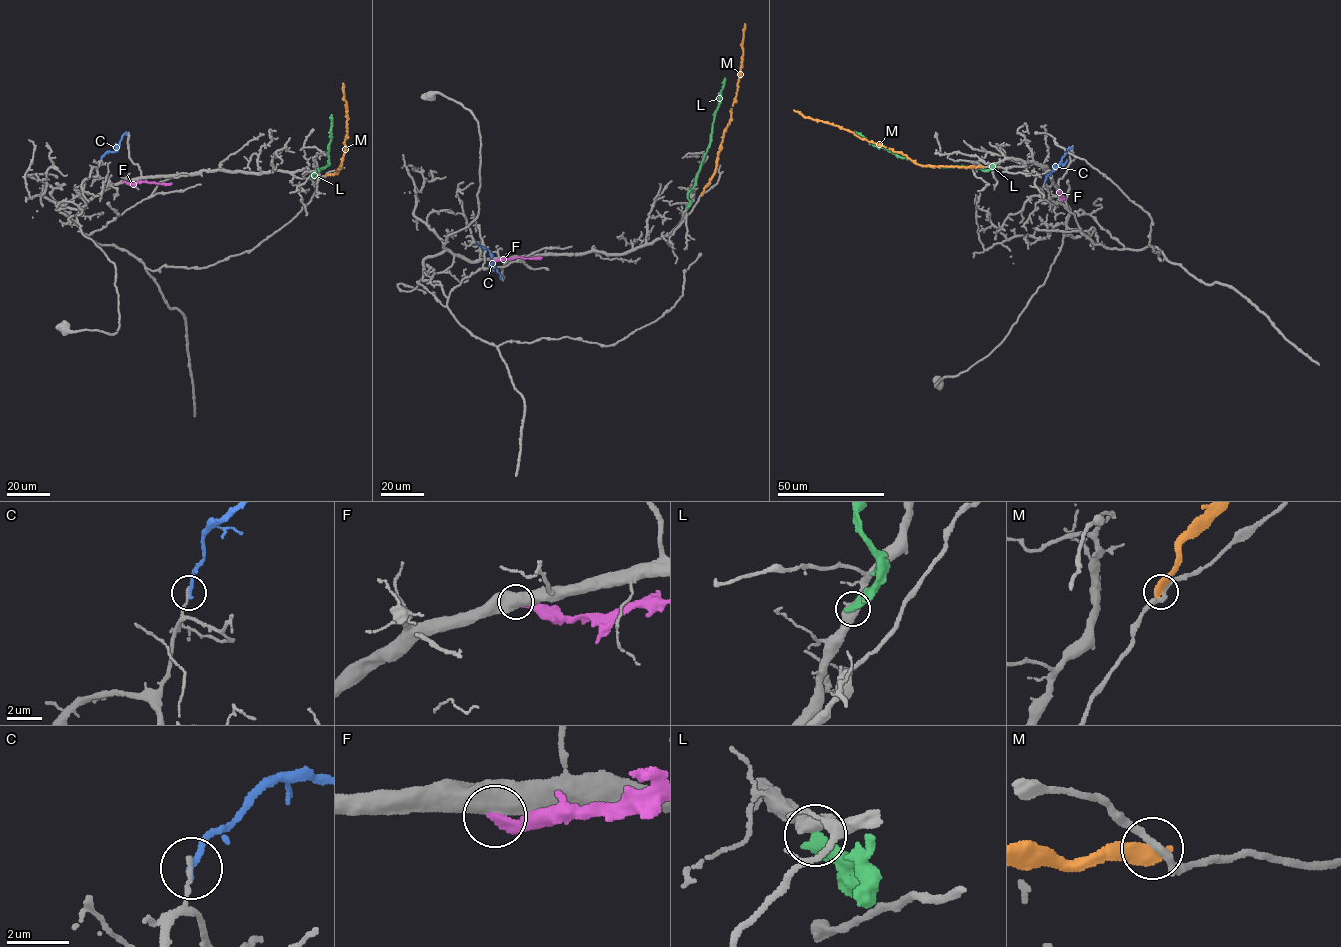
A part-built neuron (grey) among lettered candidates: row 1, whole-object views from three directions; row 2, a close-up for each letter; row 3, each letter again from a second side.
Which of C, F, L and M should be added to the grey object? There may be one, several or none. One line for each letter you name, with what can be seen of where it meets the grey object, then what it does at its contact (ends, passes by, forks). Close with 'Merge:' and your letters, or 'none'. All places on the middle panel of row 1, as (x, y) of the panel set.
Merge: none

